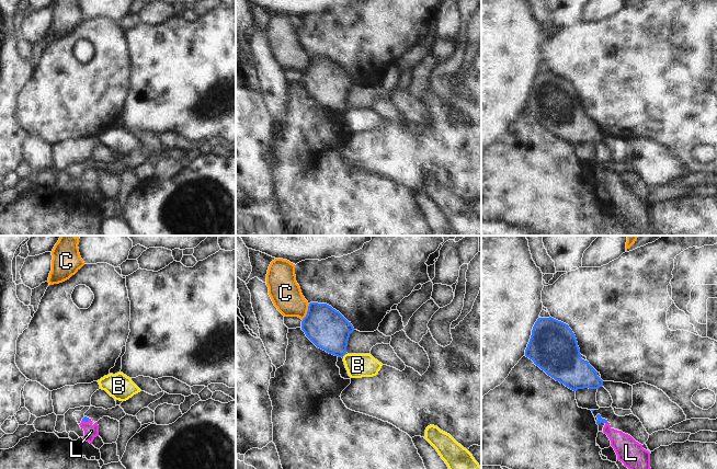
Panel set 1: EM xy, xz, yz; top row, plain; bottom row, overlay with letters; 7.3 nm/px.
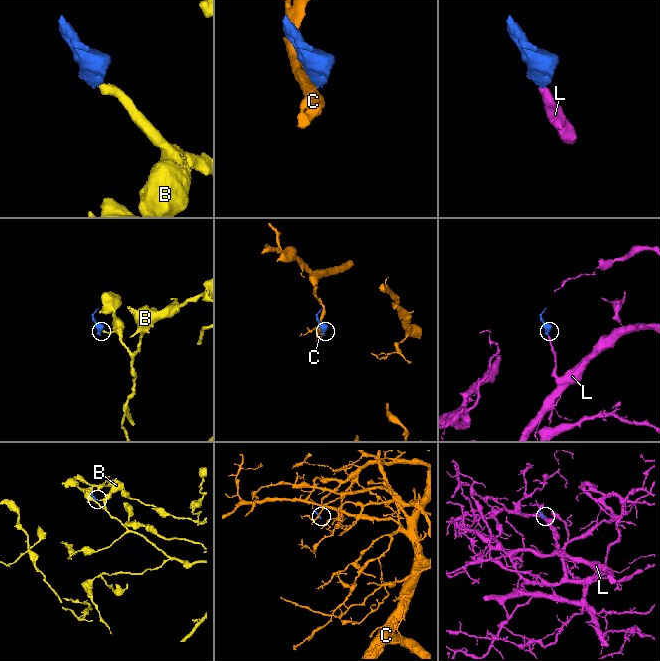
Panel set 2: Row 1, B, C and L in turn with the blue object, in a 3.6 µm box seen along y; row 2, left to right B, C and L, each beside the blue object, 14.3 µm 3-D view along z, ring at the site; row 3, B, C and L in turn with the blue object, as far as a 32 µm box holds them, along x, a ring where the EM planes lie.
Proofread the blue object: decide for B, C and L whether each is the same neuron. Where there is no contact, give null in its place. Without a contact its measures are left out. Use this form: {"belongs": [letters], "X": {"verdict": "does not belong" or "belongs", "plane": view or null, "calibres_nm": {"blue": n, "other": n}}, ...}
{"belongs": ["L"], "B": {"verdict": "does not belong", "plane": "xz", "calibres_nm": {"blue": 300, "other": 180}}, "C": {"verdict": "does not belong", "plane": "xz", "calibres_nm": {"blue": 300, "other": 220}}, "L": {"verdict": "belongs", "plane": "xy", "calibres_nm": {"blue": 40, "other": 100}}}

